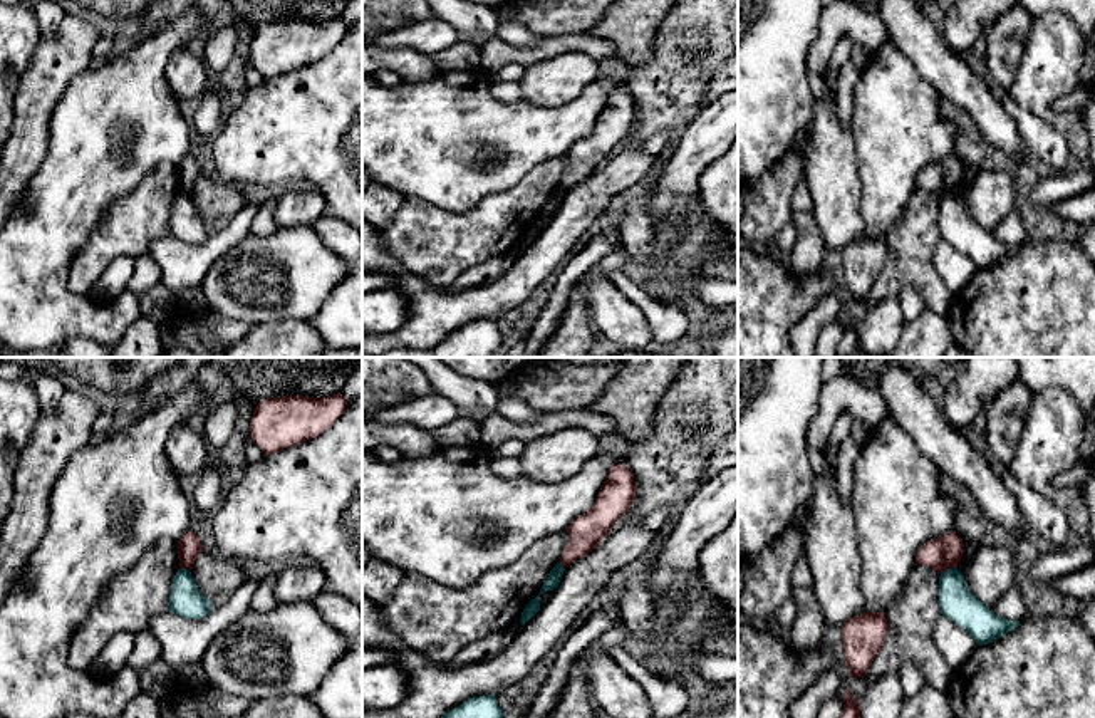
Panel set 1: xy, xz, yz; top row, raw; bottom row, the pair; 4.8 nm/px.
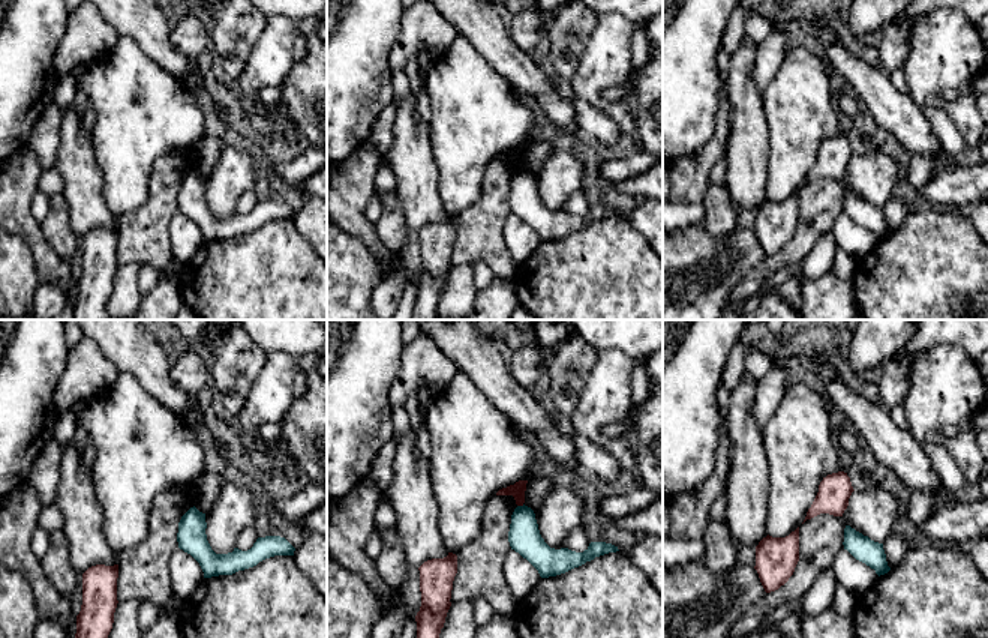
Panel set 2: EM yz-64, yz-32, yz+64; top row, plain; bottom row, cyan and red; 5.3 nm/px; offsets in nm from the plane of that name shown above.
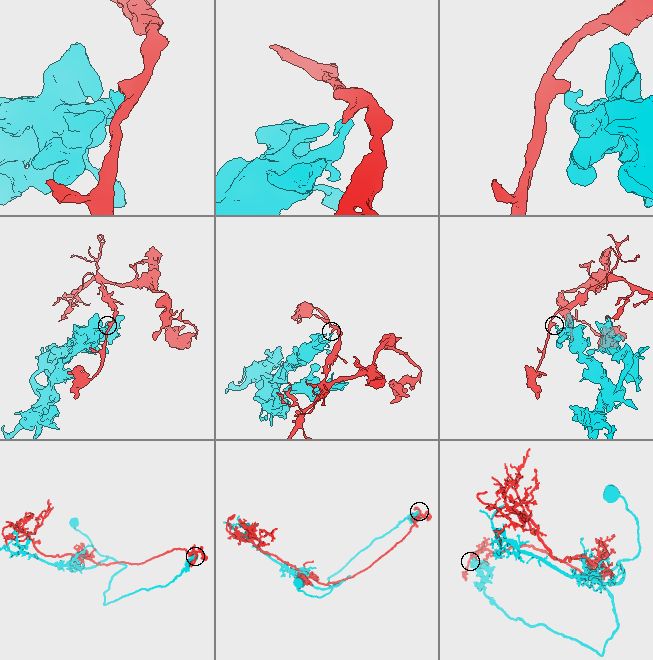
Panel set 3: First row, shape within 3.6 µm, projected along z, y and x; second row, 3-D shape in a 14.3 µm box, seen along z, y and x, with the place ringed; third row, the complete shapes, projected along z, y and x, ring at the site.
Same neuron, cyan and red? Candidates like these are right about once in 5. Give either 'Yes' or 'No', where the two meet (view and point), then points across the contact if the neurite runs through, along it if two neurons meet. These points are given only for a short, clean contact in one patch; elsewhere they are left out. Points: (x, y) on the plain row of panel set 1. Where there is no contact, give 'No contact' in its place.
No. Touches cyan at yz (948, 193). Boundary: yz (954, 190), (941, 198)

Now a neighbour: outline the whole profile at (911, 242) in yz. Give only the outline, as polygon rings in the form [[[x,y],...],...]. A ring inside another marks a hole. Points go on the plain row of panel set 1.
[[[927,190],[914,191],[904,215],[885,237],[885,265],[864,299],[867,307],[916,287],[927,310],[947,315],[952,294],[932,260],[934,248],[941,242],[939,201],[941,198]]]

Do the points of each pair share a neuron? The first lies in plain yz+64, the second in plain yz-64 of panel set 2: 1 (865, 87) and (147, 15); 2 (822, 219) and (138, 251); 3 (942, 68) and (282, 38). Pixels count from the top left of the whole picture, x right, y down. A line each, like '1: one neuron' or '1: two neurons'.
1: one neuron
2: one neuron
3: one neuron

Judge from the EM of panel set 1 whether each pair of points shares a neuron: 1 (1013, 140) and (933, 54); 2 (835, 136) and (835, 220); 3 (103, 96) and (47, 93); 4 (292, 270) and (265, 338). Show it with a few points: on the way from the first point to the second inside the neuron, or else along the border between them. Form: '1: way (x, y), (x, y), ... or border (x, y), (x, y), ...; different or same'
1: way (991, 118), (951, 76); same
2: way (835, 156), (835, 200); same
3: border (88, 67), (67, 86), (57, 101), (47, 131); different
4: border (311, 321), (285, 317), (269, 319), (254, 326); different

